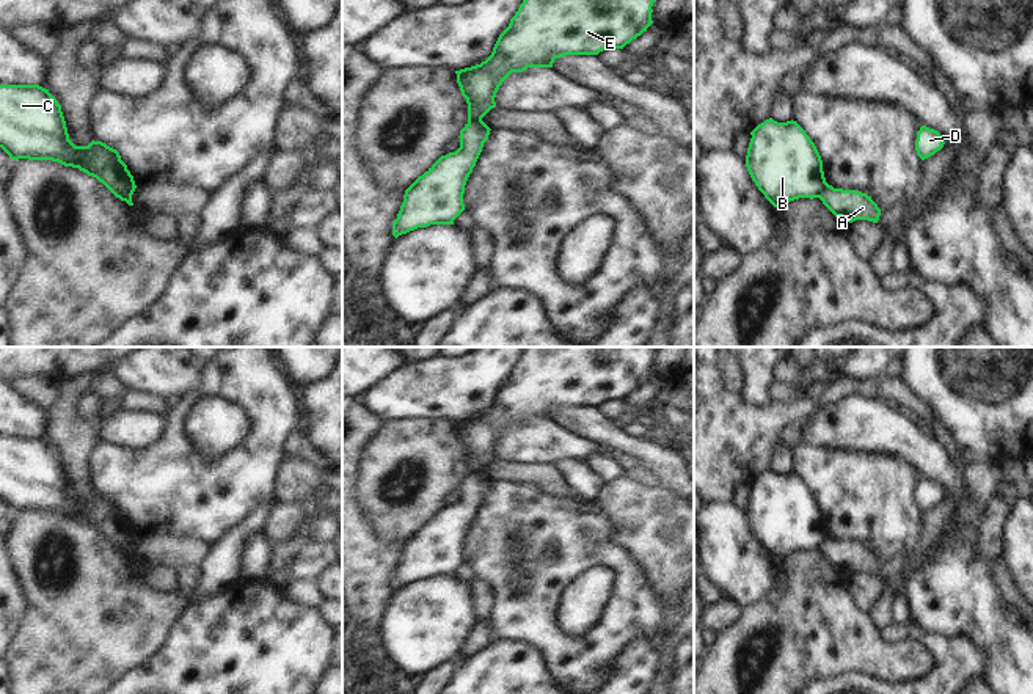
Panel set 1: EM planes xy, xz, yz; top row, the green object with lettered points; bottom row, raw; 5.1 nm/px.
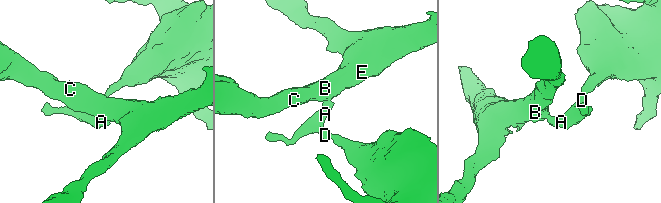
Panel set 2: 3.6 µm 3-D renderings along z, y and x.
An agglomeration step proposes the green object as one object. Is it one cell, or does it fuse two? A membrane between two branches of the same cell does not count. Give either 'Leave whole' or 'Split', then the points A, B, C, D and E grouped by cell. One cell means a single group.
Split. Groups: A D / B C E.

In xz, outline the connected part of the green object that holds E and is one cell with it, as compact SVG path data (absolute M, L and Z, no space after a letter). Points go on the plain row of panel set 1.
M526 347L491 407L480 416L455 422L468 455L468 474L482 473L496 458L496 444L512 424L553 419L554 411L565 407L598 407L604 400L623 400L653 375L652 358L656 350L658 347Z

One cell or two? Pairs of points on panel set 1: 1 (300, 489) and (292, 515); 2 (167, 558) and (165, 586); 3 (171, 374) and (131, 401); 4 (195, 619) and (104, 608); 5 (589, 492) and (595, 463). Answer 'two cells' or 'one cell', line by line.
1: two cells
2: two cells
3: two cells
4: two cells
5: two cells

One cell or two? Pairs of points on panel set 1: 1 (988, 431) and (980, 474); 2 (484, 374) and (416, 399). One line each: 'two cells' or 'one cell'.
1: two cells
2: one cell

